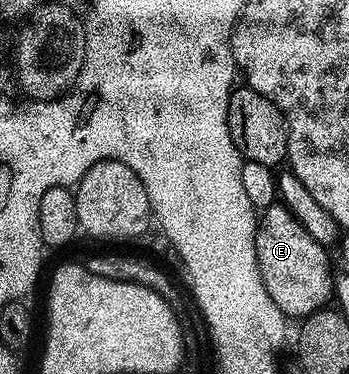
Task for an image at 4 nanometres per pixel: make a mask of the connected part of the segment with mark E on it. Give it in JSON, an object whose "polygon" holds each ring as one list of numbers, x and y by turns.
{"polygon":[[276,202,262,209,255,229,255,253,261,282,269,290,269,298,277,302,284,316,306,318,319,308,328,307,333,296,333,271,328,249,309,238,309,230,293,218,282,203]]}

